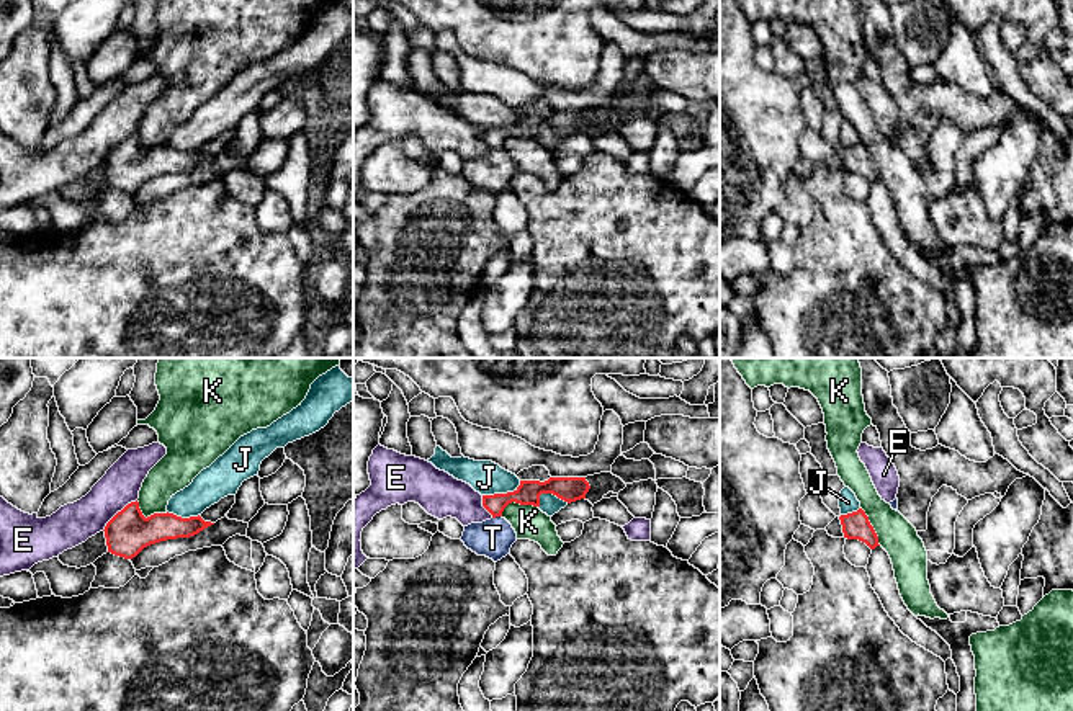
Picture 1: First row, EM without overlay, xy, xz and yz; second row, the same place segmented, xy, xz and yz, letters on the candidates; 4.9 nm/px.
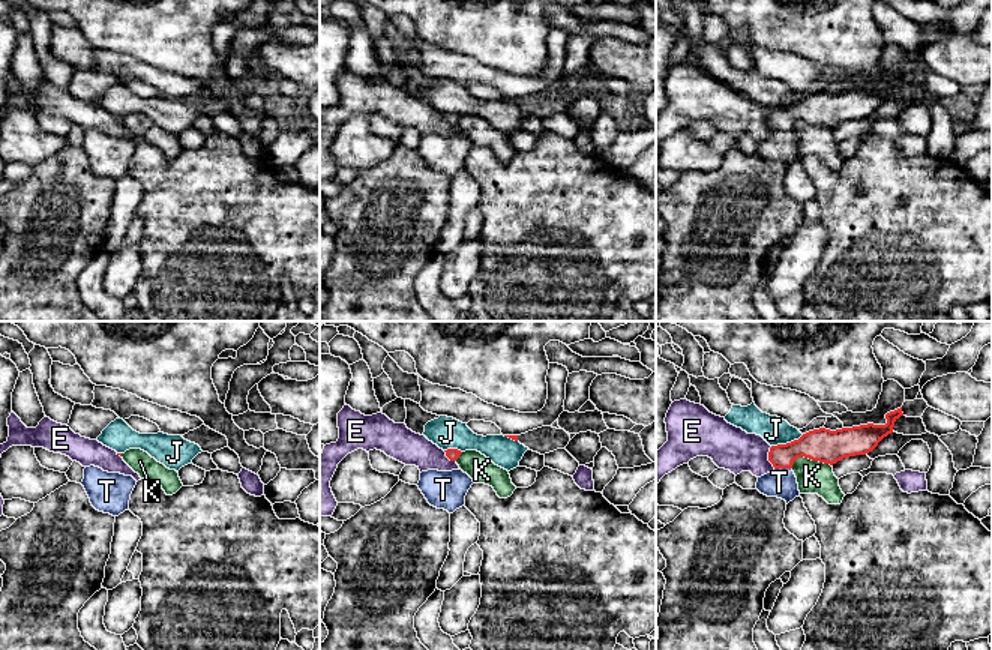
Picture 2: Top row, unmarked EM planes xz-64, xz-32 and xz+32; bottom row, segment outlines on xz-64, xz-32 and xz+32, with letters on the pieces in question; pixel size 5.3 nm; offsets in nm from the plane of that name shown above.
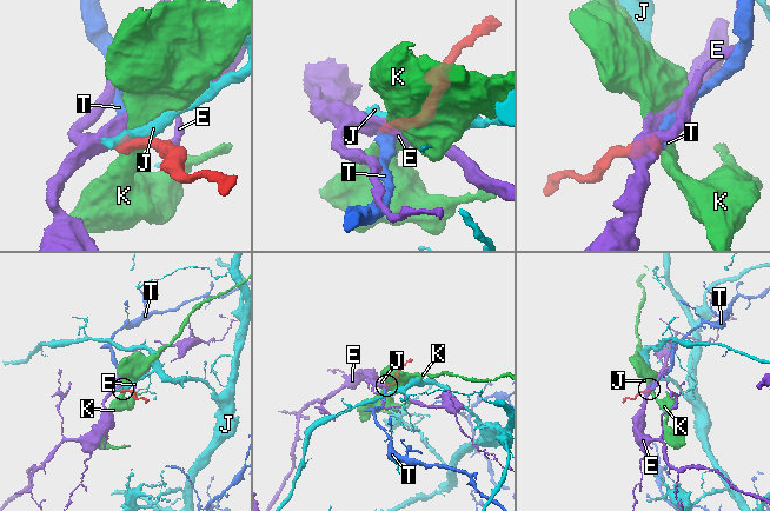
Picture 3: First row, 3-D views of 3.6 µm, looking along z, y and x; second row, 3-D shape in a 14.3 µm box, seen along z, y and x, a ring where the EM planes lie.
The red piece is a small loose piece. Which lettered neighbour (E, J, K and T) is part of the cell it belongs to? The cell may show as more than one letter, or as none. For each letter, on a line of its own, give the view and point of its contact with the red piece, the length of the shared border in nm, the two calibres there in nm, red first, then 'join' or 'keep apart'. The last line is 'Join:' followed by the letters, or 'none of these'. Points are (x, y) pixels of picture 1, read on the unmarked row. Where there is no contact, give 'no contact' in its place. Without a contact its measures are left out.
E: contact xy (118, 146); length 240 nm; calibres 220 and 200 nm; keep apart
J: contact xz (502, 128); length 200 nm; calibres 120 and 160 nm; keep apart
K: contact xz (517, 136); length 190 nm; calibres 120 and 160 nm; keep apart
T: contact xz (496, 149); length 50 nm; calibres 120 and 190 nm; join
Join: T

